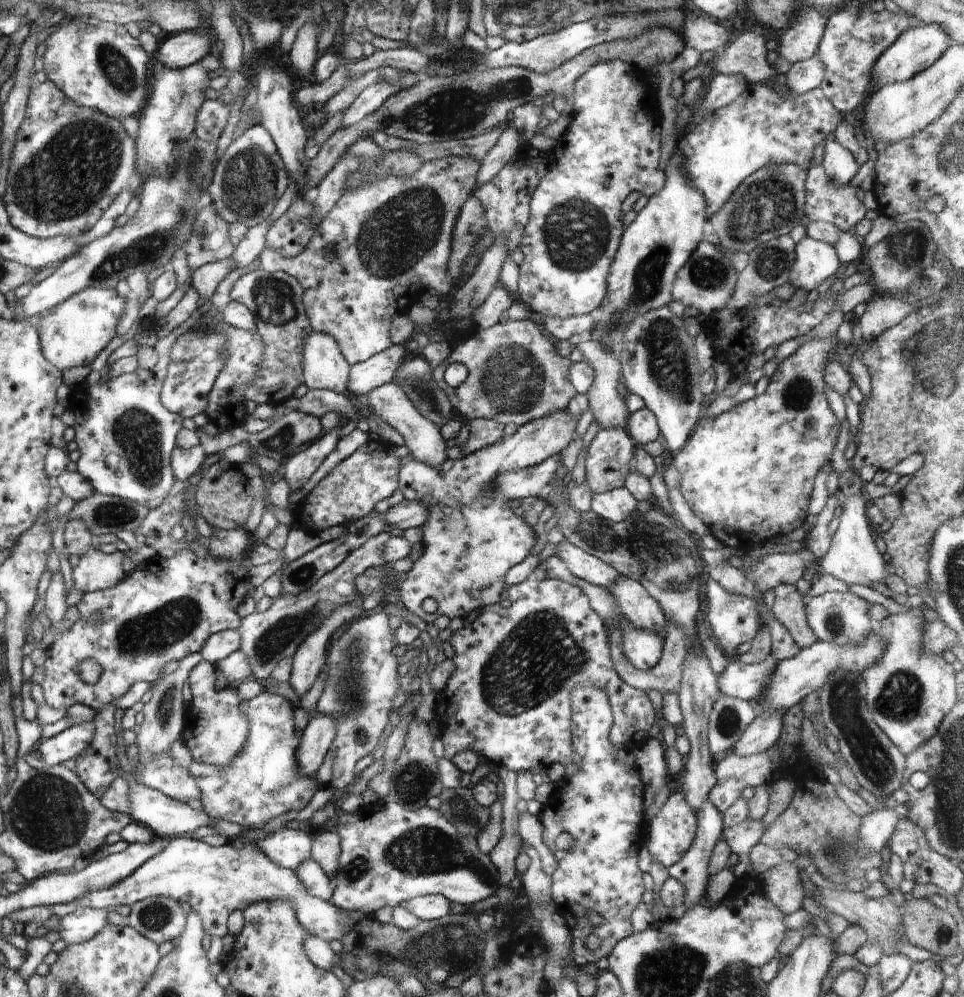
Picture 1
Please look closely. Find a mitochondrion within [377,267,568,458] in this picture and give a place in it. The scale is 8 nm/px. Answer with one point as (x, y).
(512, 377)

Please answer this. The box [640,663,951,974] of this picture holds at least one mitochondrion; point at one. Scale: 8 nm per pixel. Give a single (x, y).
(845, 700)

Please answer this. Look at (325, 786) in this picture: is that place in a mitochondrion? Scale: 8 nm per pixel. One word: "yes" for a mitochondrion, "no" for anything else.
no

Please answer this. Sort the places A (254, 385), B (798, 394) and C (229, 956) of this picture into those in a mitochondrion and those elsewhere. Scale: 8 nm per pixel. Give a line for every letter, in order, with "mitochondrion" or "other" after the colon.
A: other
B: mitochondrion
C: other

